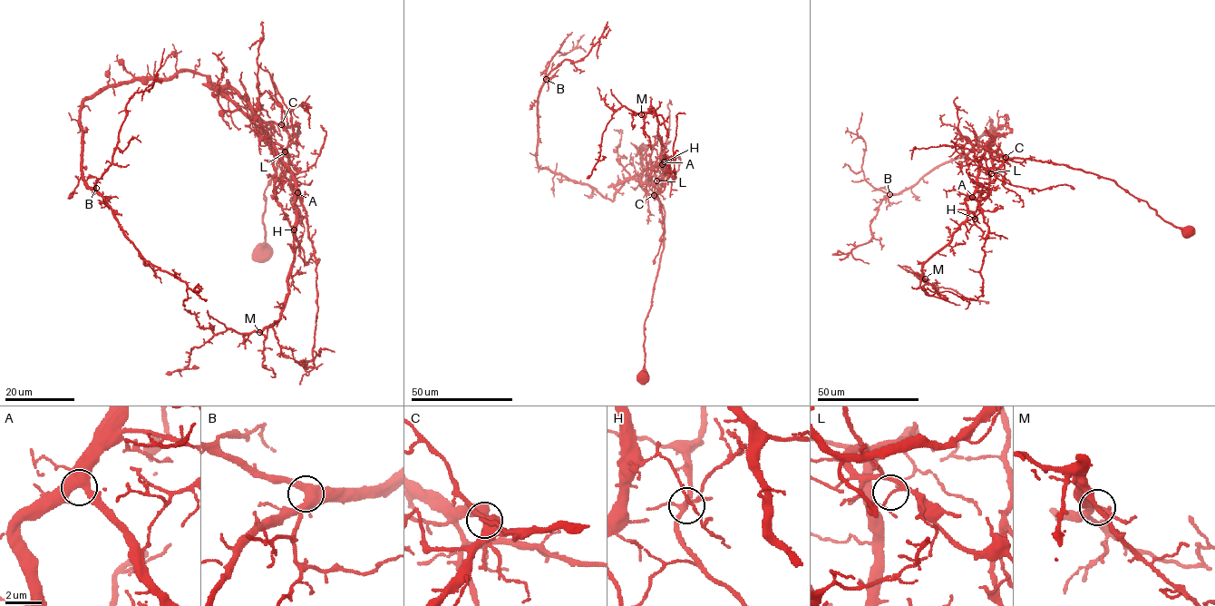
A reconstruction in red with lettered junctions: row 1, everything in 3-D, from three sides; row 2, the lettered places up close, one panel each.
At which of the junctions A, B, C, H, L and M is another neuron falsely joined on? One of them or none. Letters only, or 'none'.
L

